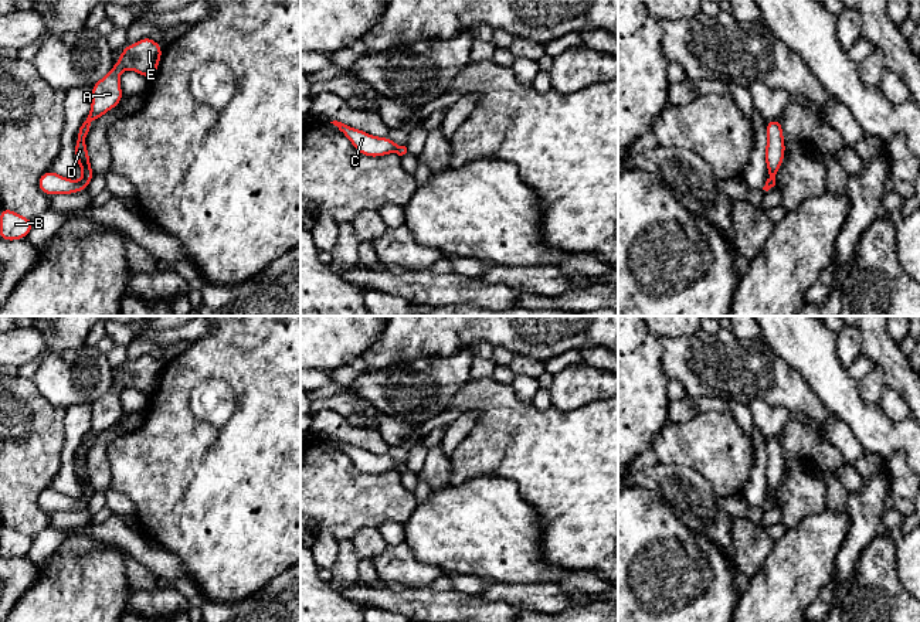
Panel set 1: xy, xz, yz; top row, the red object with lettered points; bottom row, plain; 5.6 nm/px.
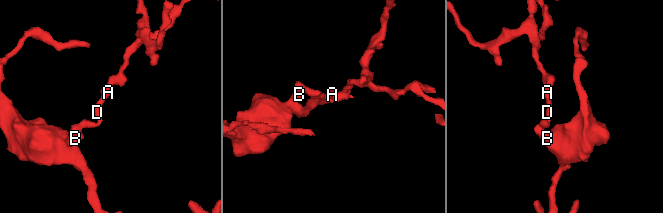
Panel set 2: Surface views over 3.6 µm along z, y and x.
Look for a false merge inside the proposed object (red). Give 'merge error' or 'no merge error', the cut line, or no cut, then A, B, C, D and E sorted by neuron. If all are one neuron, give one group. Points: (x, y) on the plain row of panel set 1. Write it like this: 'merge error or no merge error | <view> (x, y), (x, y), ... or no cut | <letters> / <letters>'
no merge error | no cut | A B C D E

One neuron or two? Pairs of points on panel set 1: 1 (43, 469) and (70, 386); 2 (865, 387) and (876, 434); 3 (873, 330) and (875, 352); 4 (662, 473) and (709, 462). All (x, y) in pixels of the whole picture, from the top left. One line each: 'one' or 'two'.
1: two
2: two
3: one
4: two

